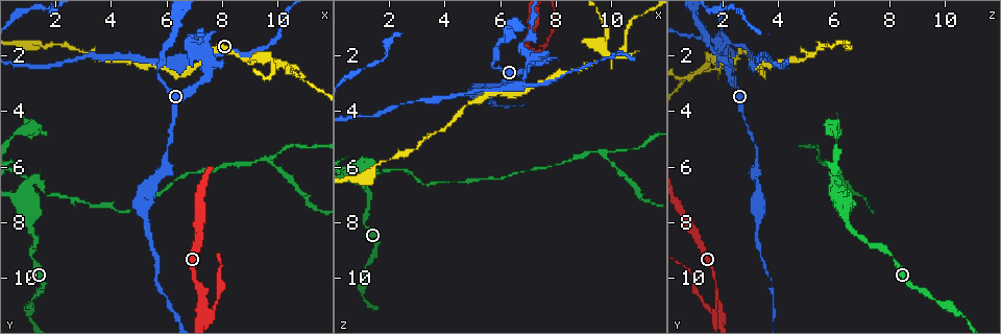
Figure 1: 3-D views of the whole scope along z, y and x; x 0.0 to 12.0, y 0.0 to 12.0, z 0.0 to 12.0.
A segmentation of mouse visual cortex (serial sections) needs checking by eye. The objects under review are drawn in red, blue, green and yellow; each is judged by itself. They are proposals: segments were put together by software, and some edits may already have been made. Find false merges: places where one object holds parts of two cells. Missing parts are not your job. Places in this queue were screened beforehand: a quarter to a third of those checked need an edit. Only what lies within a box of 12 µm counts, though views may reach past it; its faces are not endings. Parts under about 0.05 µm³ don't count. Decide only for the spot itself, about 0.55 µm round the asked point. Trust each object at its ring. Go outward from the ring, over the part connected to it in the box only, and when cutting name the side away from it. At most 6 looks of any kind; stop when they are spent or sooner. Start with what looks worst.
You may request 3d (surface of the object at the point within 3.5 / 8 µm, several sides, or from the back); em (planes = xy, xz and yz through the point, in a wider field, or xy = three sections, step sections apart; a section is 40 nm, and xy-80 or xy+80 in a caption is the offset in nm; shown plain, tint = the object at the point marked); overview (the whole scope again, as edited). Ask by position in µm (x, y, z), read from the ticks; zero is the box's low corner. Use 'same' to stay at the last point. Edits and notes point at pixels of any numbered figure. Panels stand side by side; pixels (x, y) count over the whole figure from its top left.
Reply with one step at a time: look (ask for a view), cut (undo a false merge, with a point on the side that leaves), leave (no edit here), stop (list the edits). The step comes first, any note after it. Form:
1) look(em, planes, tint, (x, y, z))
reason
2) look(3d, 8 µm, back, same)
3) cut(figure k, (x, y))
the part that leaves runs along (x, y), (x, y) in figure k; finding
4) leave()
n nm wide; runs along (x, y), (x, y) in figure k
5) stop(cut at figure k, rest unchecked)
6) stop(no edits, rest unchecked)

look(3d, 3.5 µm, (9.8, 2.2, 2.0))
abrupt turn

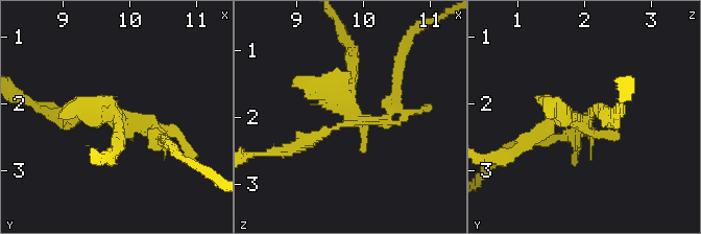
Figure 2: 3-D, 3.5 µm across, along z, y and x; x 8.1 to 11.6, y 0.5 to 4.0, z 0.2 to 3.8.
look(em, xy, step 5, tint, (9.85, 2.20, 2.00))

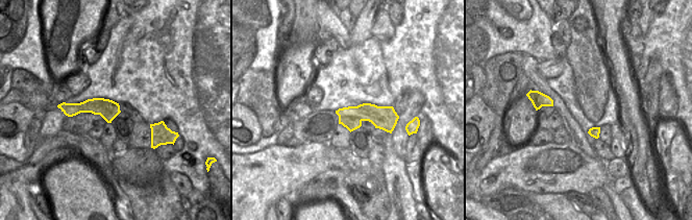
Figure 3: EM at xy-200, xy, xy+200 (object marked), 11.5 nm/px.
look(em, xy, step 2, tint, same)

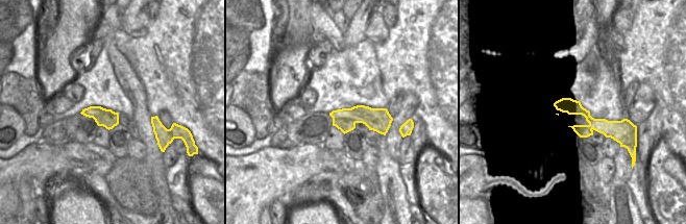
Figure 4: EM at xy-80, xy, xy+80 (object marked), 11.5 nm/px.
cut(figure 2, (91, 122))
260 nm wide; the part that leaves runs along (118, 119), (121, 135), (111, 157) in figure 2; two cells meet here

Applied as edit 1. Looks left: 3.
look(3d, 8 µm, (1.2, 6.6, 6.0))
arms part here

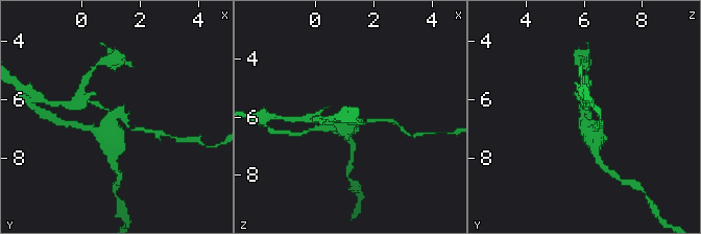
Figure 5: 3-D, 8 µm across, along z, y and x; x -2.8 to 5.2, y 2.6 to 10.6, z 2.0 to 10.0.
look(em, xy, step 5, tint, (1.1, 6.5, 6.0))
shape alone is not enough

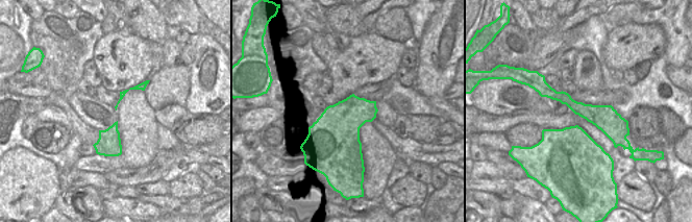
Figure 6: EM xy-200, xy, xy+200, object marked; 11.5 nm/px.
cut(figure 5, (368, 120))
the part that leaves runs along (353, 119), (362, 123), (390, 122) in figure 5; two cells meet here

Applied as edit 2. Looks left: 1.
stop(cut at figure 2, cut at figure 5, rest unchecked)

